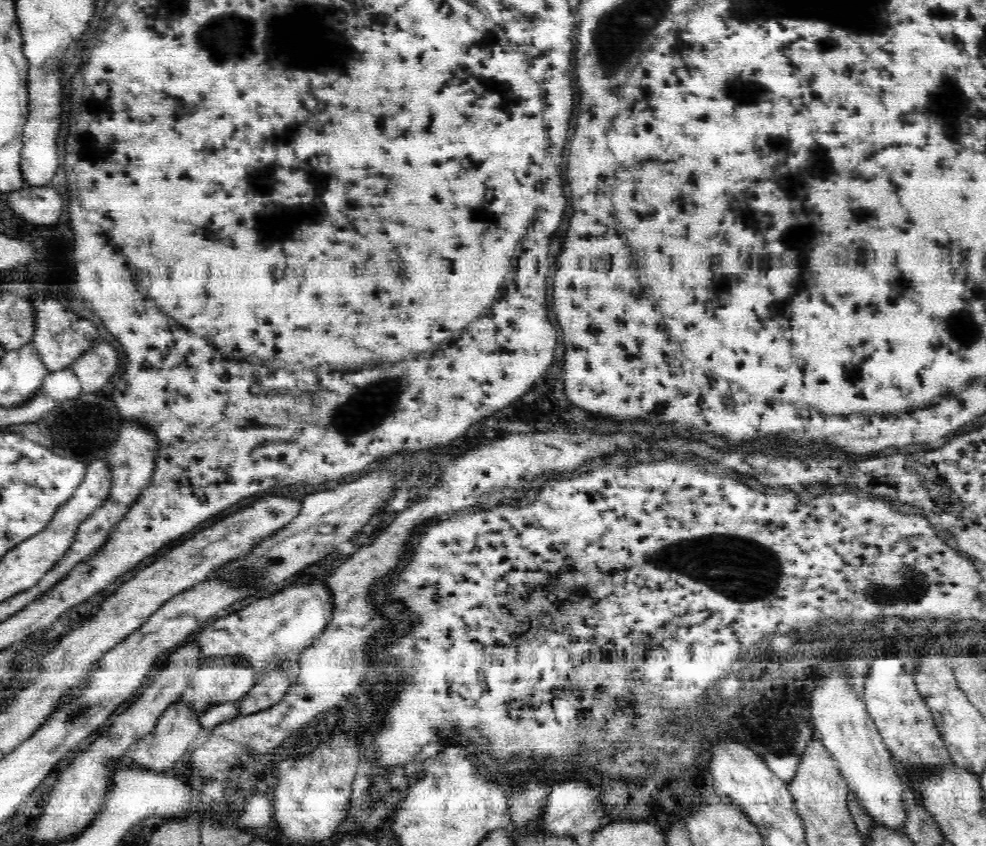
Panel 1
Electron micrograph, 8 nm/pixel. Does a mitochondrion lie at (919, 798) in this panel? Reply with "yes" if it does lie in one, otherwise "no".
no

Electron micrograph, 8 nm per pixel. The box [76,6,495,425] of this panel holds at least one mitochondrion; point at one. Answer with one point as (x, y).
(211, 43)

